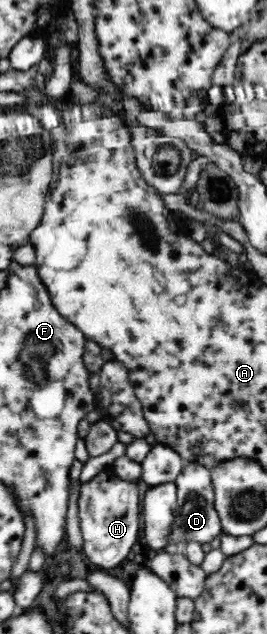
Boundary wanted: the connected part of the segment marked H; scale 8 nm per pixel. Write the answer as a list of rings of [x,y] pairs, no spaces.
[[[105,467],[93,479],[81,485],[79,493],[79,520],[83,532],[85,555],[91,563],[105,567],[117,567],[123,563],[141,533],[141,499],[139,487],[132,481],[124,481],[117,476],[113,467]]]

